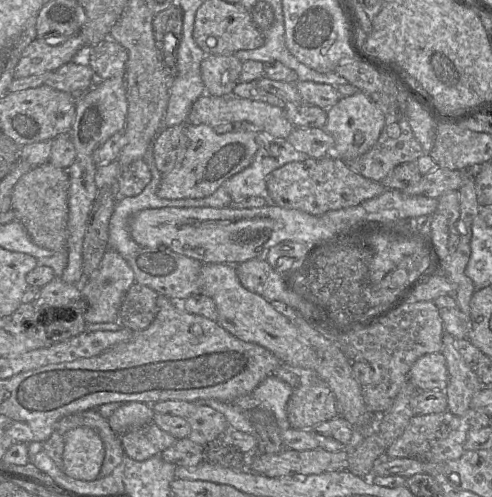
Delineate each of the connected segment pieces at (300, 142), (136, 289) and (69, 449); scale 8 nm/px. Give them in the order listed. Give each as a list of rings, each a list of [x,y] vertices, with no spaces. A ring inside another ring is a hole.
[[[294,128],[287,141],[312,158],[333,154],[334,139],[324,128]]]
[[[135,282],[125,294],[118,322],[122,327],[140,332],[150,326],[157,314],[158,293]]]
[[[76,427],[64,435],[63,472],[74,479],[96,480],[105,457],[103,441],[89,427]]]

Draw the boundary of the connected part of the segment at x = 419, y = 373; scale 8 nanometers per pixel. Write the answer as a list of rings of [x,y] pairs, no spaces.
[[[435,352],[418,358],[409,370],[408,381],[419,391],[444,391],[448,383],[448,369],[443,354]]]

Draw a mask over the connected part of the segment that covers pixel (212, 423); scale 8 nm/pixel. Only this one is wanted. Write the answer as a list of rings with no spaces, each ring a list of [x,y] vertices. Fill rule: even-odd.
[[[205,404],[197,405],[196,411],[186,419],[191,428],[188,439],[201,446],[206,445],[229,427],[222,413]]]

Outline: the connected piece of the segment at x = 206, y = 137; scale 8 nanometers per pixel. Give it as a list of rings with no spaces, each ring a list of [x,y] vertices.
[[[187,124],[186,144],[180,148],[174,168],[163,175],[158,196],[181,199],[204,198],[213,194],[225,181],[250,166],[259,150],[256,135],[257,133],[244,129],[220,134],[207,124]]]

